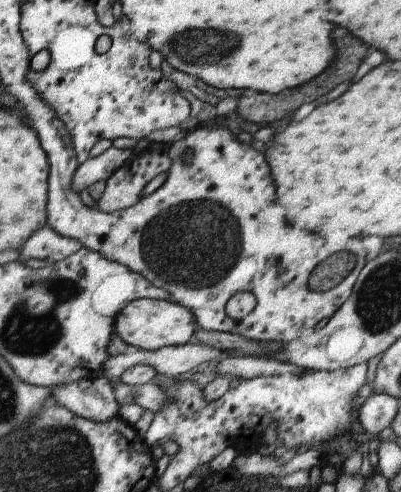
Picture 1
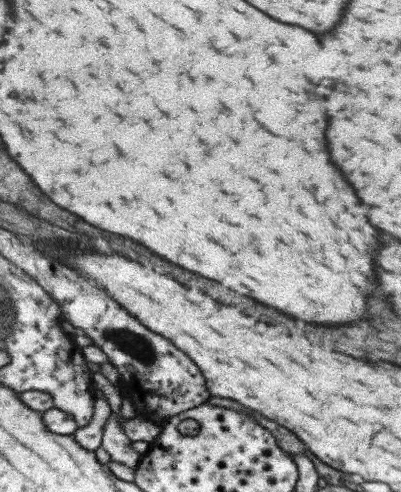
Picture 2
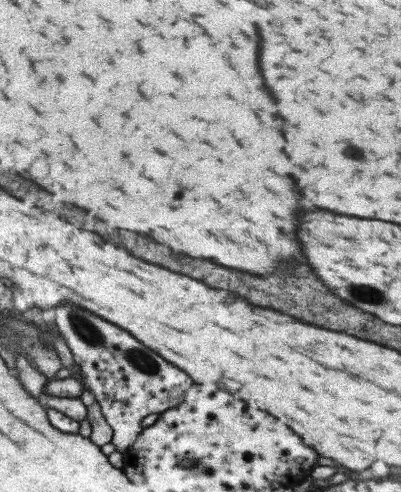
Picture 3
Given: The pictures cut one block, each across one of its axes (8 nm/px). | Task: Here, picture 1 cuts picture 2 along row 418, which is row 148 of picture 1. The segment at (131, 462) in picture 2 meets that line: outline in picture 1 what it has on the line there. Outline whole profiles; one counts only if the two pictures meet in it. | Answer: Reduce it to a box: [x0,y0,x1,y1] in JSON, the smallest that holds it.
[73,146,131,194]

